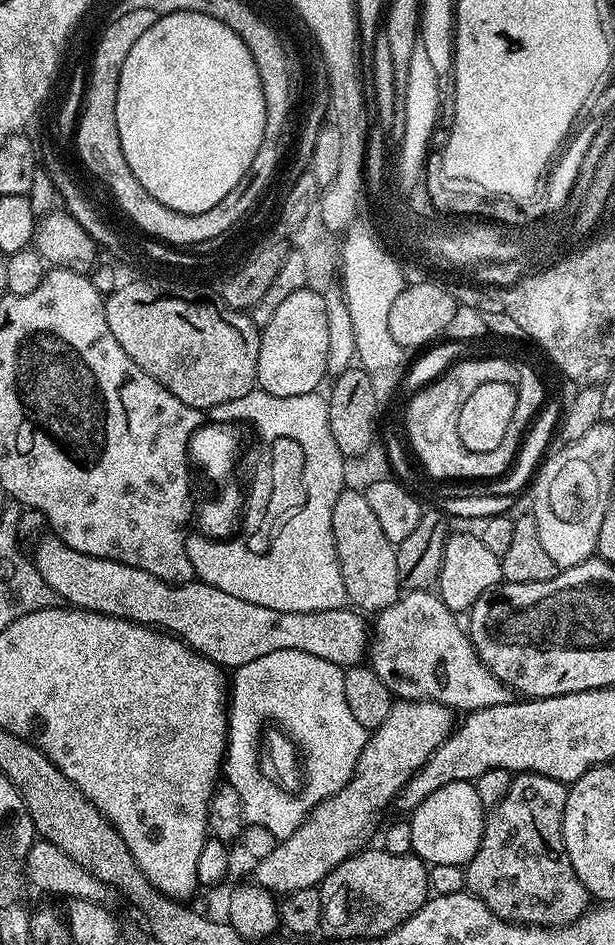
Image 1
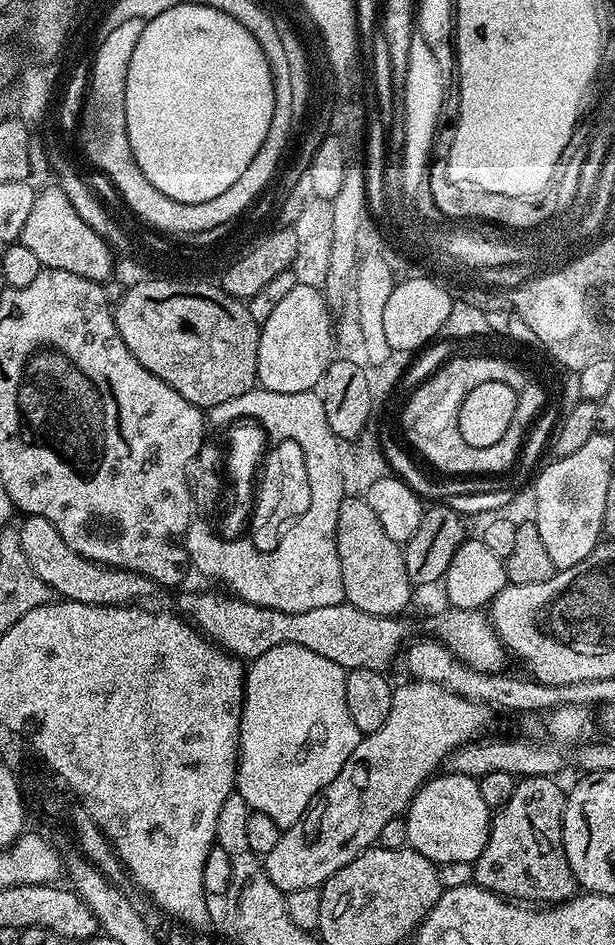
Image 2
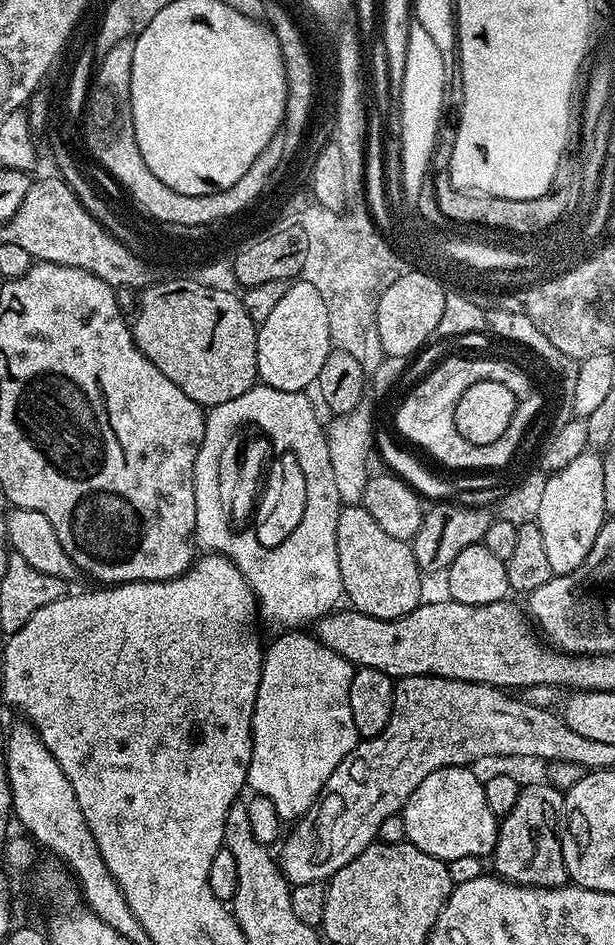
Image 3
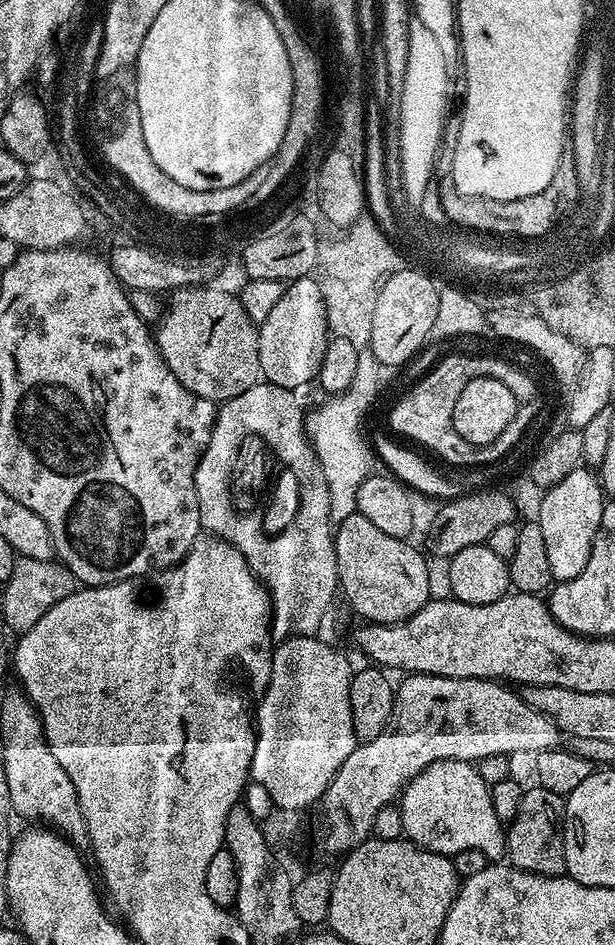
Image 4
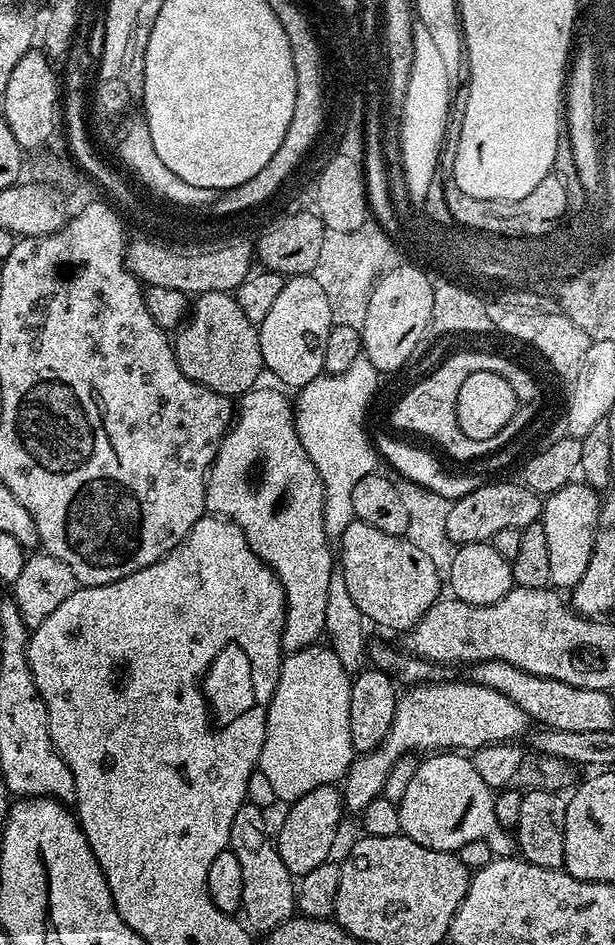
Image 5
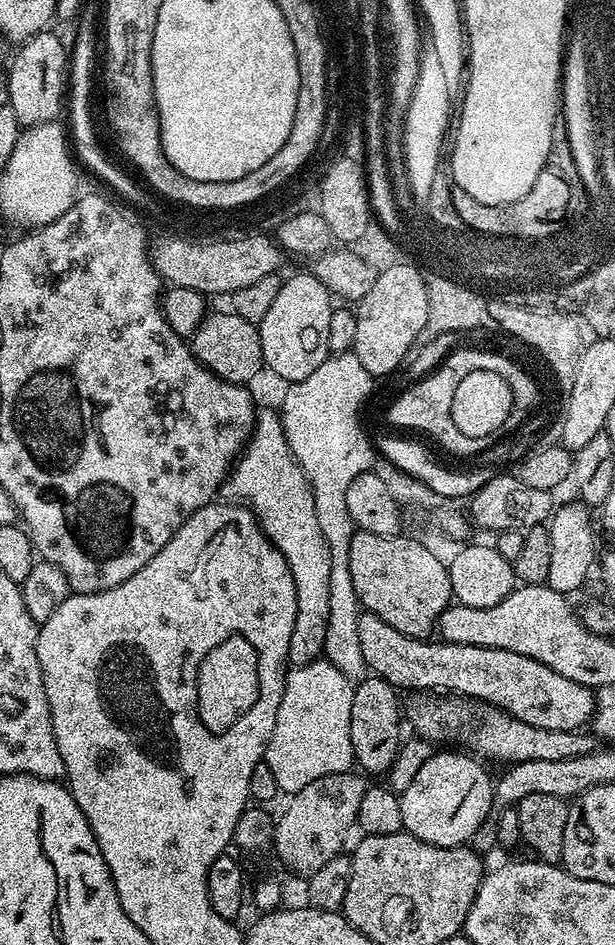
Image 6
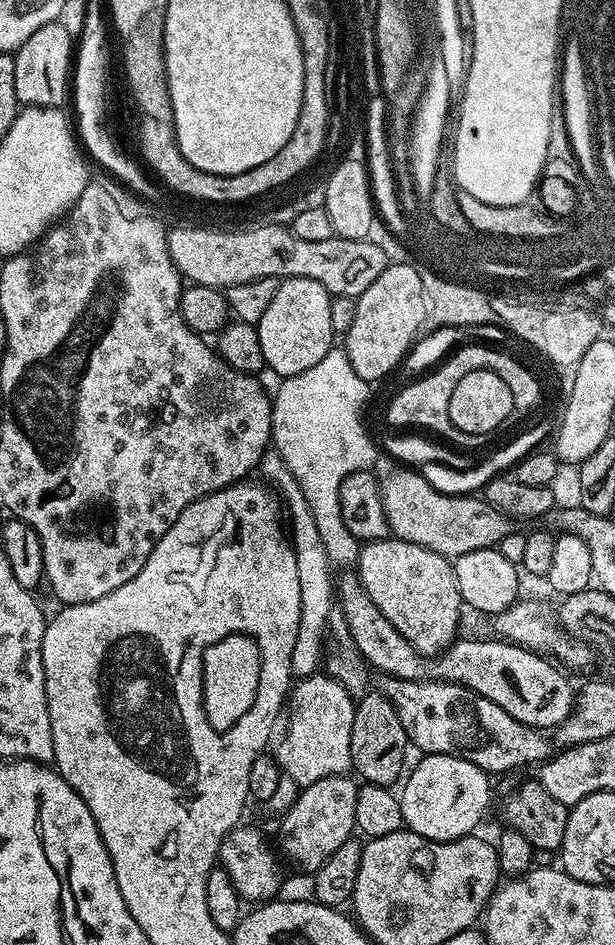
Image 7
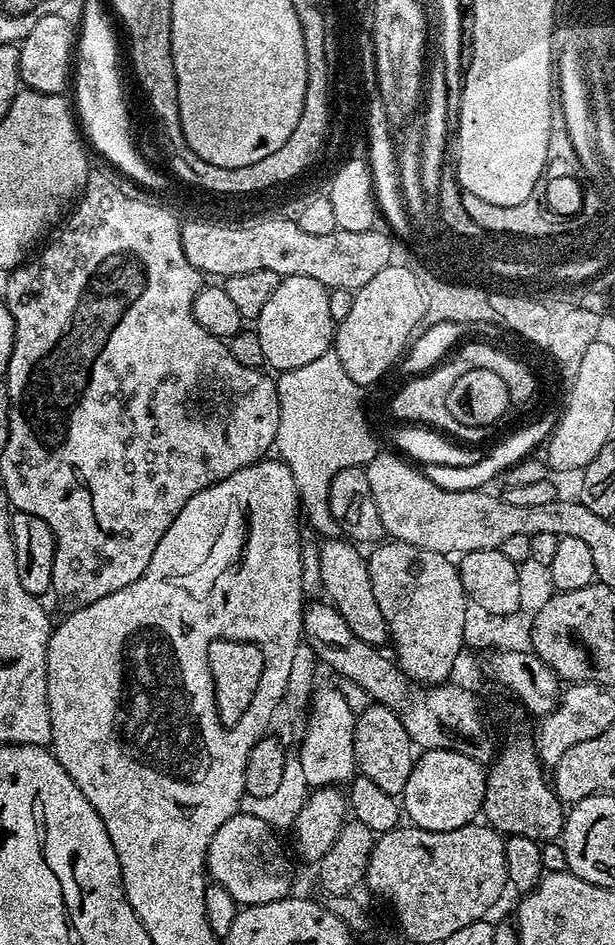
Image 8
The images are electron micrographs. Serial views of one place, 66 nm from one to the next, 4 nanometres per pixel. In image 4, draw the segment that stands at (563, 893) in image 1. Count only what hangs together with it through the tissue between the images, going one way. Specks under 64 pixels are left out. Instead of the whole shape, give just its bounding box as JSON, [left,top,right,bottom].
[506,786,566,876]

